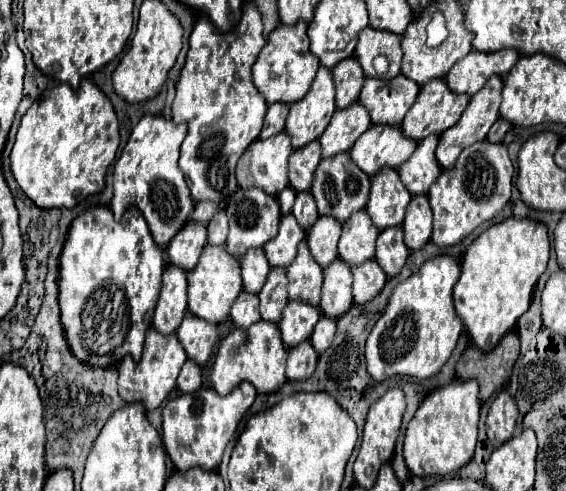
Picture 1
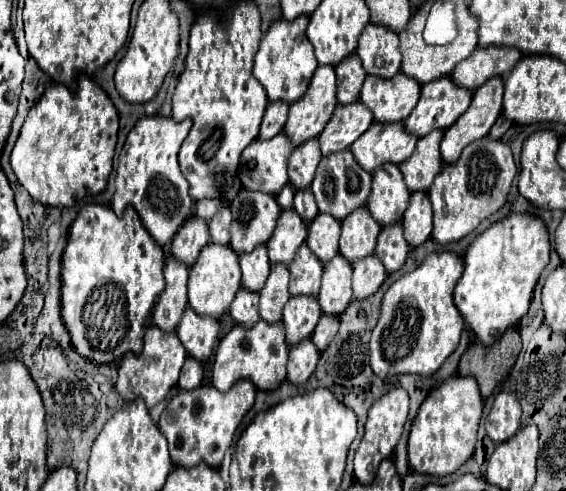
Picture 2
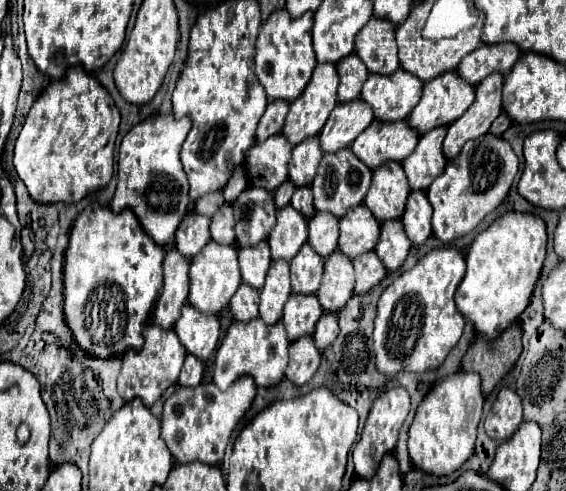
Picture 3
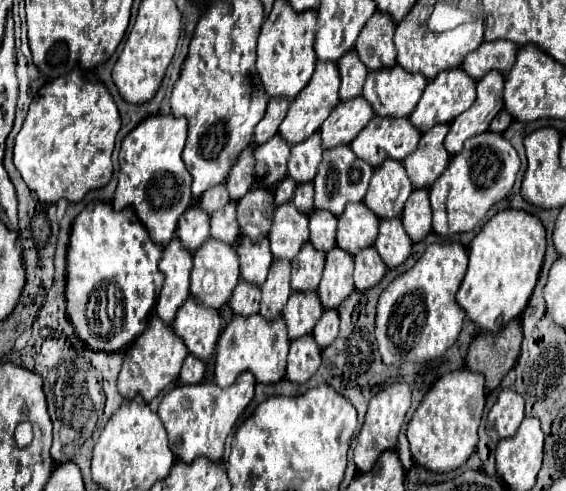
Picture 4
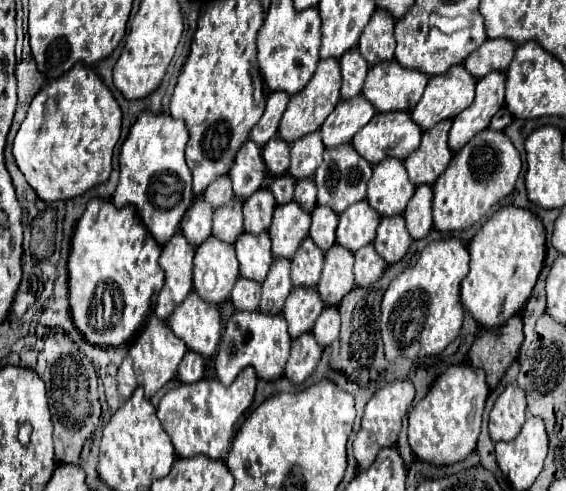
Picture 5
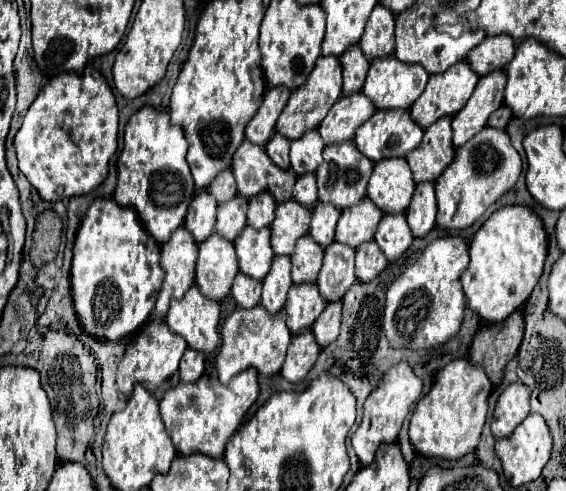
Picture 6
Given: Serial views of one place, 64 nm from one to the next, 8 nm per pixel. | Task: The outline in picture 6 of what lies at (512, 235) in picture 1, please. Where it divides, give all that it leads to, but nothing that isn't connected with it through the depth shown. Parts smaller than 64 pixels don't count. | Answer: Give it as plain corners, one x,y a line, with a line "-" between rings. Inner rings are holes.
528,206
498,208
470,242
470,264
462,274
468,306
488,322
502,322
520,308
538,284
548,254
544,224

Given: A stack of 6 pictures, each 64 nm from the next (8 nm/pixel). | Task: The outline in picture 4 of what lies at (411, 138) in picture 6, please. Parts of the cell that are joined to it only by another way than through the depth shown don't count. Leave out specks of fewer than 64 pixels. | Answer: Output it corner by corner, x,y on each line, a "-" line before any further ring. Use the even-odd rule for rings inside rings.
374,116
368,126
354,138
350,148
358,158
376,168
382,164
382,160
388,158
404,160
418,148
420,136
420,130
410,124
408,118

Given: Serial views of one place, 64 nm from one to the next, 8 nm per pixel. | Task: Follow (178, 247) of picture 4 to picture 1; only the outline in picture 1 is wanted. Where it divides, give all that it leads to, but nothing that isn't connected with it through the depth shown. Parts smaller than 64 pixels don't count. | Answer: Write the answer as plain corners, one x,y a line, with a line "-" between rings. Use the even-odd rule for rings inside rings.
168,264
164,270
162,292
154,312
154,328
162,334
172,334
186,314
186,270

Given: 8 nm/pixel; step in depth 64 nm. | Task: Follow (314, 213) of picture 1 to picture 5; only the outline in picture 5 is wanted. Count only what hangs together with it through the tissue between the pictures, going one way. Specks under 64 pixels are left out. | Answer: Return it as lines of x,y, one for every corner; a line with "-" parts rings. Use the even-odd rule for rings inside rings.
312,178
296,180
296,192
294,192
294,202
304,208
306,212
312,212
316,206
316,186

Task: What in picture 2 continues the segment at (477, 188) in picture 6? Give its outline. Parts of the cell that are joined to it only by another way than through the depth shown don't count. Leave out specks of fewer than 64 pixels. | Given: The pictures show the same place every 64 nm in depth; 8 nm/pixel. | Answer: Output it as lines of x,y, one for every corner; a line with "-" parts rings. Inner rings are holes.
490,136
470,142
454,164
444,164
428,190
428,198
434,208
432,238
440,244
448,244
468,236
484,218
504,206
516,174
518,168
508,144
492,140

